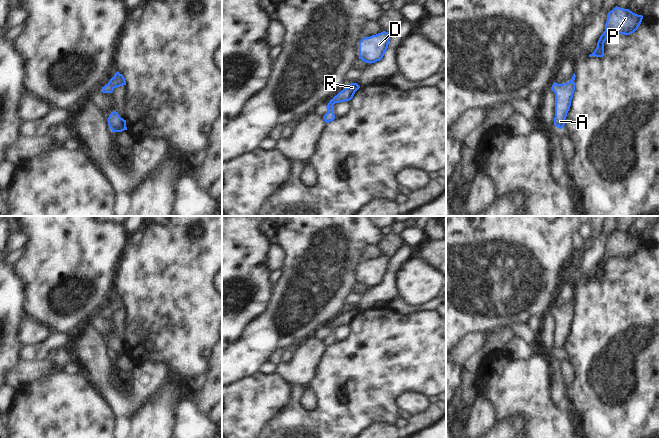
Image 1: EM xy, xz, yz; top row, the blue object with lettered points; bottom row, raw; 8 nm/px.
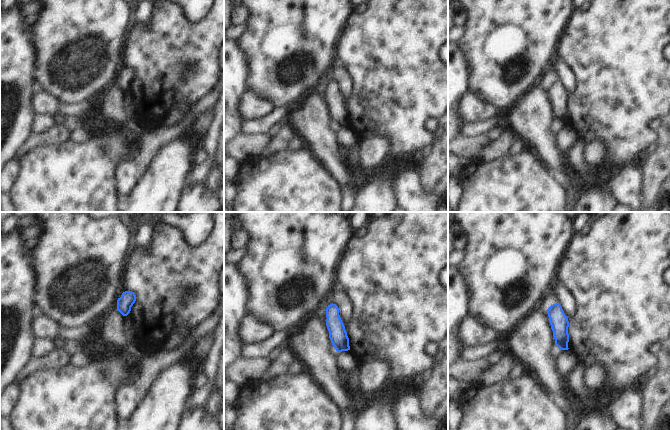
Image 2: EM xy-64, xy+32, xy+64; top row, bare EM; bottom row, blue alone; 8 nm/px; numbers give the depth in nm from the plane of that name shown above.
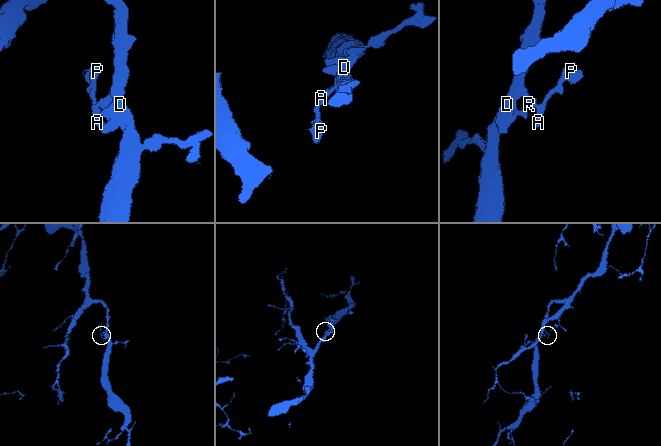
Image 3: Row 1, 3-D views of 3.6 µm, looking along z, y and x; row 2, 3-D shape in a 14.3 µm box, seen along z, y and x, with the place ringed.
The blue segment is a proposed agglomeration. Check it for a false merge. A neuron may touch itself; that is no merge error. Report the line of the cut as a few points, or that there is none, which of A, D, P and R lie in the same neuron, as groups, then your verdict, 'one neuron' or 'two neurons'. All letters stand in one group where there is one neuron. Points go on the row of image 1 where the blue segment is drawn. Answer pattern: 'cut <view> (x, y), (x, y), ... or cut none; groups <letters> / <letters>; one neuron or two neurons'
cut none; groups A D P R; one neuron

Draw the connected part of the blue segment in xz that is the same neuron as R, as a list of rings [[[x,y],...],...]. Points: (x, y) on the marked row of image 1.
[[[351,83],[348,87],[346,87],[345,89],[340,91],[336,96],[334,96],[326,106],[327,113],[323,116],[324,121],[326,123],[333,121],[335,119],[333,105],[335,103],[350,101],[359,88],[360,86],[357,83]]]

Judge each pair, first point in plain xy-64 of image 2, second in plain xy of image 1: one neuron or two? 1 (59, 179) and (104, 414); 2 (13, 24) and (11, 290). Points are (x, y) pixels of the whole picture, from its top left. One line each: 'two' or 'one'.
1: one
2: one

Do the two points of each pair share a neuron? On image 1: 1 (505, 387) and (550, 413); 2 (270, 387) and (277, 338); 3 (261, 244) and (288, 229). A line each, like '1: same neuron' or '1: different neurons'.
1: same neuron
2: different neurons
3: different neurons

